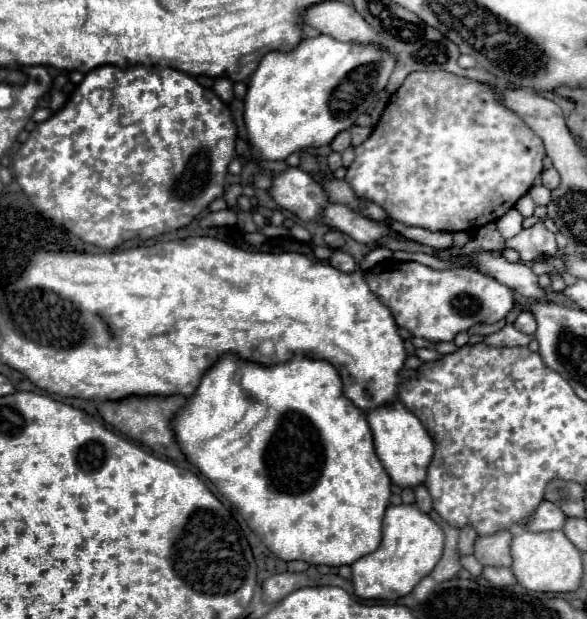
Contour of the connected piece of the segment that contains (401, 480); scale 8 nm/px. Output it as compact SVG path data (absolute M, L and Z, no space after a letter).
M392 402L392 404L382 404L378 408L372 408L366 412L366 420L372 428L374 434L374 448L376 454L382 462L382 466L386 468L388 476L392 478L392 482L396 482L398 486L418 486L424 482L426 478L426 470L428 470L428 462L432 460L432 438L428 438L428 432L424 430L422 422L404 408L402 402Z

